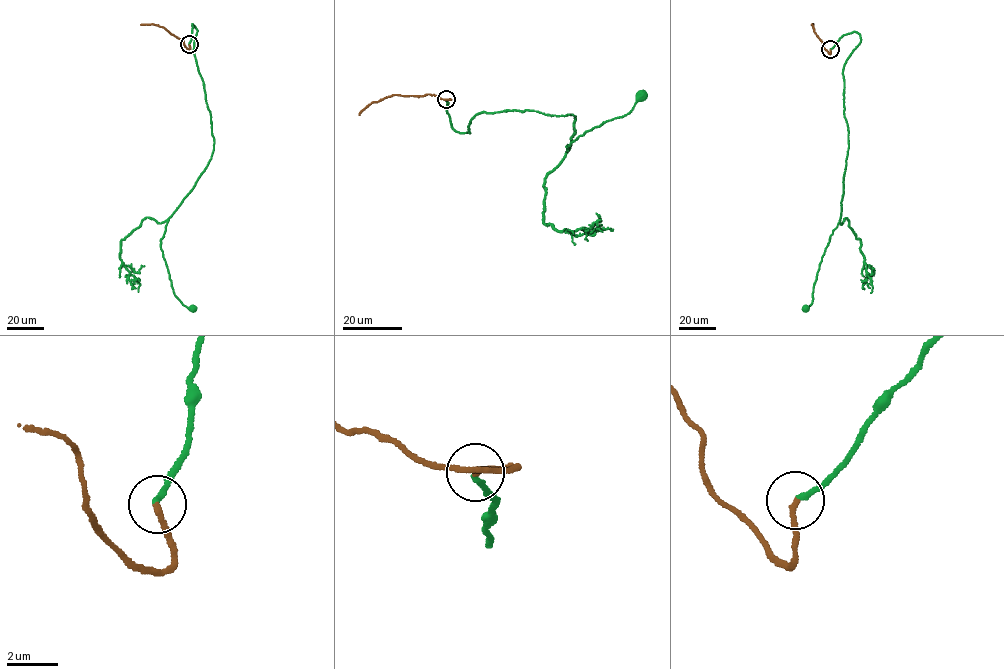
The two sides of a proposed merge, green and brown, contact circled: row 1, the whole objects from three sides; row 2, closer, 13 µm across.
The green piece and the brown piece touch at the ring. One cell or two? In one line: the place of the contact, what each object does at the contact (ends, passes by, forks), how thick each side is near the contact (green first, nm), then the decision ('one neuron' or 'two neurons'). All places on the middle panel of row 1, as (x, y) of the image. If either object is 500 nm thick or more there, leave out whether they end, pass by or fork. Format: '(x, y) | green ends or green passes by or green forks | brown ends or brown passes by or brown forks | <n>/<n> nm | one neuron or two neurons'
(446, 99) | green ends | brown ends | 220/200 nm | one neuron

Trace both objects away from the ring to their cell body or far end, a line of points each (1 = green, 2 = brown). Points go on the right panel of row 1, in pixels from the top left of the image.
1: (830, 49), (844, 35), (856, 32), (861, 38), (843, 71), (849, 148), (840, 220), (806, 307)
2: (830, 49), (828, 54), (813, 31), (813, 24)

